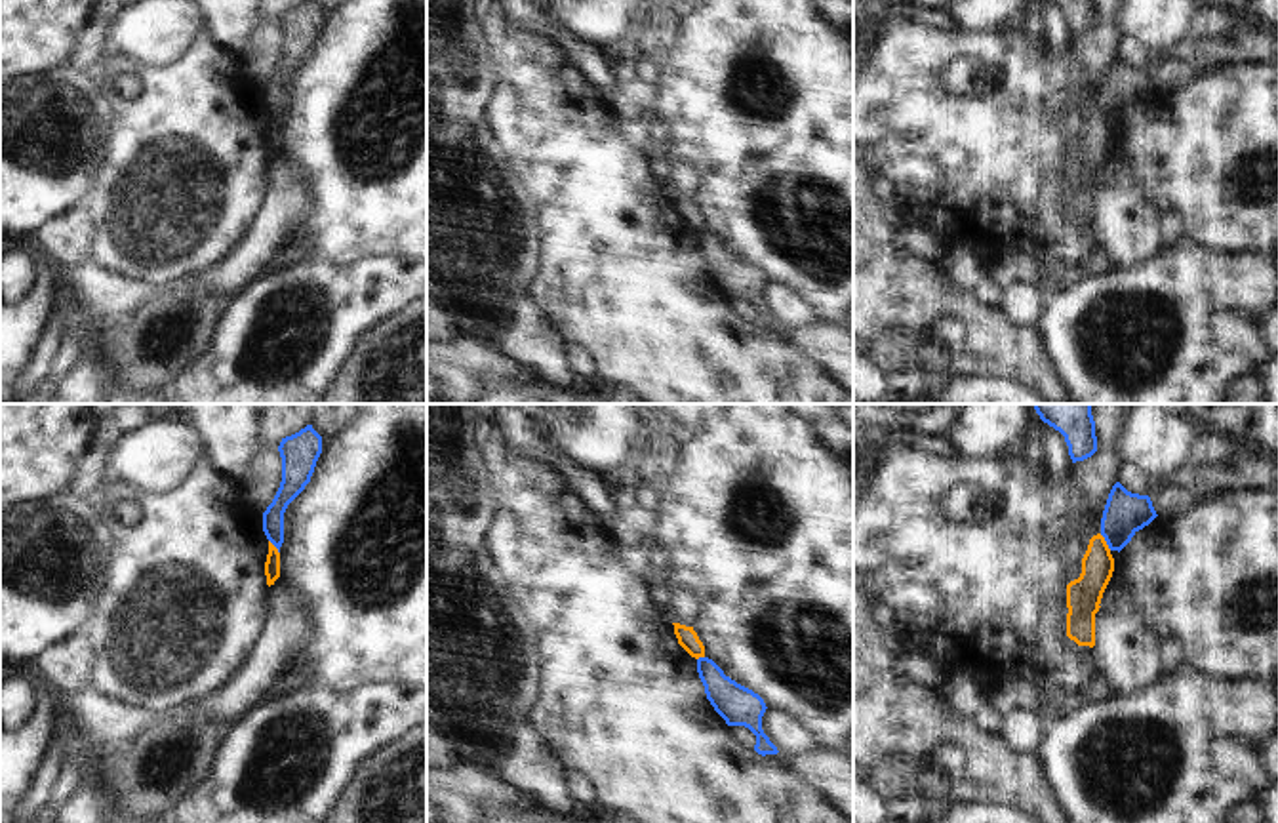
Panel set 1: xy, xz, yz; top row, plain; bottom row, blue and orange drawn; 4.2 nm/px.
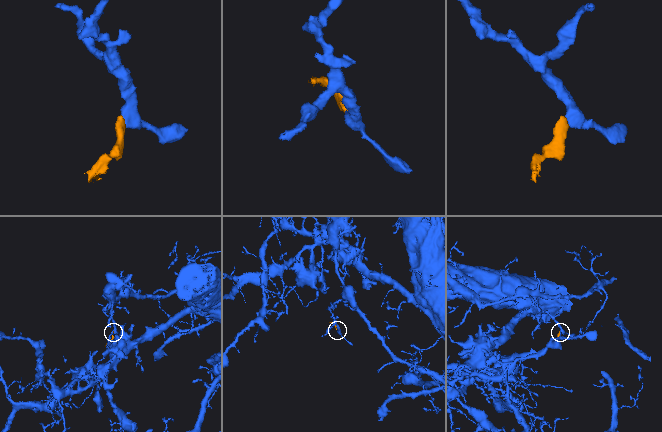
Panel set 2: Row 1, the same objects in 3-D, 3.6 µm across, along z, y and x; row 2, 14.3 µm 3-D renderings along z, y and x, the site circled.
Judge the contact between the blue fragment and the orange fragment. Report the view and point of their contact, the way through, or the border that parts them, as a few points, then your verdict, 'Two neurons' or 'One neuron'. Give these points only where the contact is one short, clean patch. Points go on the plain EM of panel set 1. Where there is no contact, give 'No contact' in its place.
Touches blue at yz (1105, 113). Boundary: yz (1099, 107), (1111, 122). Two neurons

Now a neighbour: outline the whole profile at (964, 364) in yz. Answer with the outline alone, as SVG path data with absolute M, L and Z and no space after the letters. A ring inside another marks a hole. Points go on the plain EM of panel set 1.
M954 351L954 360L950 364L952 375L977 375L983 373L983 366L968 351Z

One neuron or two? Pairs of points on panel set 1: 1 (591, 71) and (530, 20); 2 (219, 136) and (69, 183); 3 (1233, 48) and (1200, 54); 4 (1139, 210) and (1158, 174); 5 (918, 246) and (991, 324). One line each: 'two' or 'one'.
1: one
2: two
3: one
4: two
5: two

